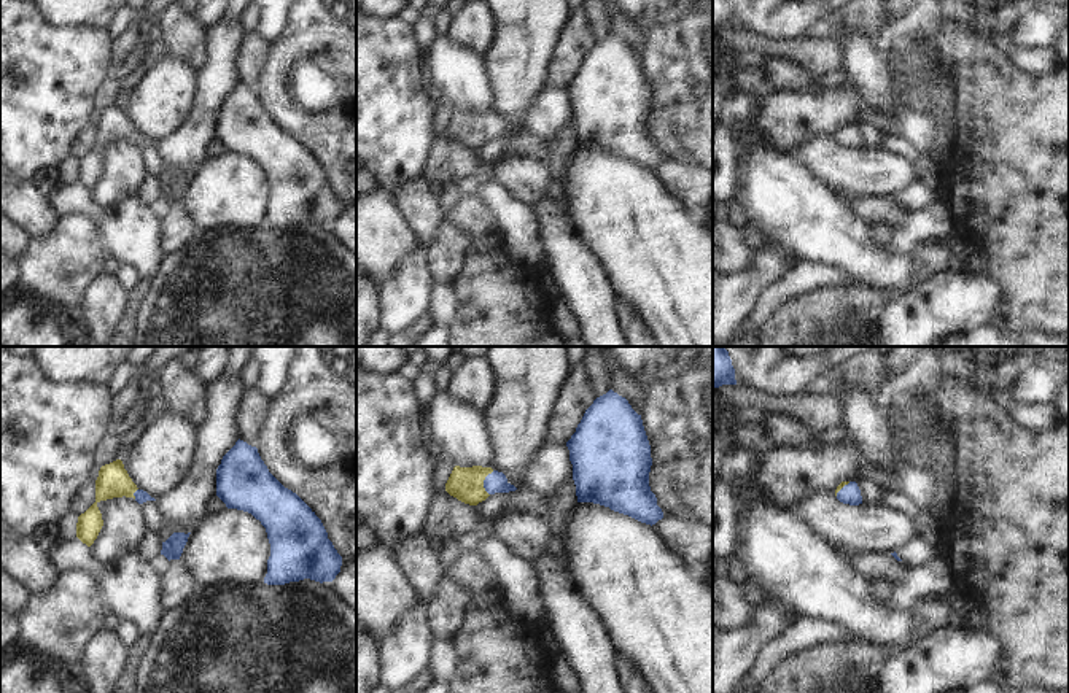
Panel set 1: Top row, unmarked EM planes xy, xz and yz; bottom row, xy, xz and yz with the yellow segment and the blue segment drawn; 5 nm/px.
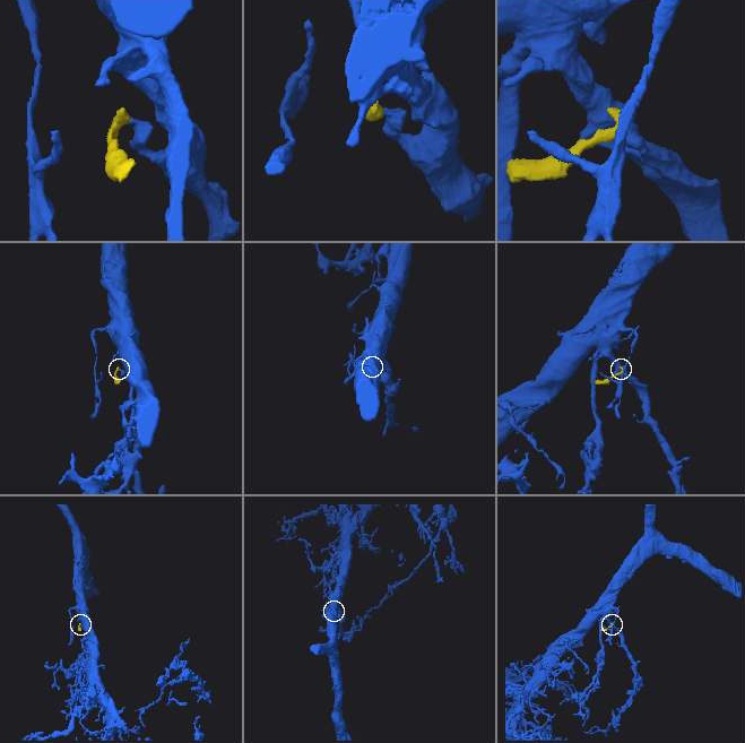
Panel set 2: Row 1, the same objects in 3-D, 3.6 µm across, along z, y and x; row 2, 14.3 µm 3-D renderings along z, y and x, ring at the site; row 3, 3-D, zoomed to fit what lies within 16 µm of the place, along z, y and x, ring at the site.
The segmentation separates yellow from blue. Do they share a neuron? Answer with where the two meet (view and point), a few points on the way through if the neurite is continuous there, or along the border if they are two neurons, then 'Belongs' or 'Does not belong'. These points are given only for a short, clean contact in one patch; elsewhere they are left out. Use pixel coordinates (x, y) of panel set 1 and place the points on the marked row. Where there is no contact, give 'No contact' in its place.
Touches yellow at xz (482, 482). Path across: xz (466, 483), (482, 482), (495, 482). Belongs.

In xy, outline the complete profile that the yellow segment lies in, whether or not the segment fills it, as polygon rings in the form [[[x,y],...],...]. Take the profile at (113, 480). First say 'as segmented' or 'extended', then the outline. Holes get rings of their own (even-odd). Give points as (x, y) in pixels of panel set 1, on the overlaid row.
extended; [[[116,459],[100,467],[95,480],[95,502],[78,517],[76,537],[83,544],[91,547],[103,526],[102,513],[97,504],[100,501],[122,496],[134,497],[138,504],[156,501],[146,491],[137,488],[124,469],[122,461]]]

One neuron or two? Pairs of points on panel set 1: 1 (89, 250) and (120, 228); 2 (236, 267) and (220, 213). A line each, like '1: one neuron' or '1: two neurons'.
1: two neurons
2: two neurons

